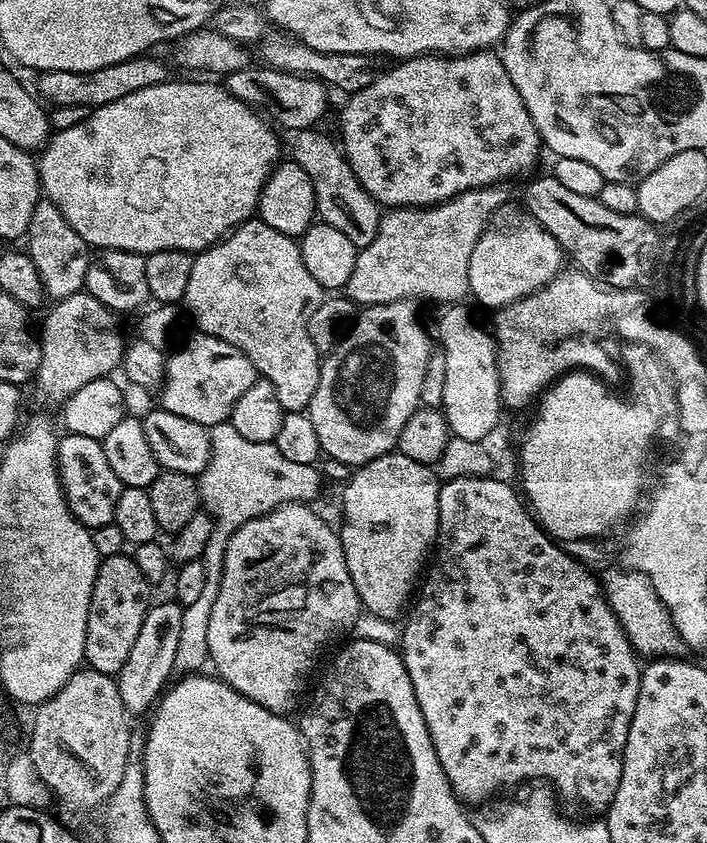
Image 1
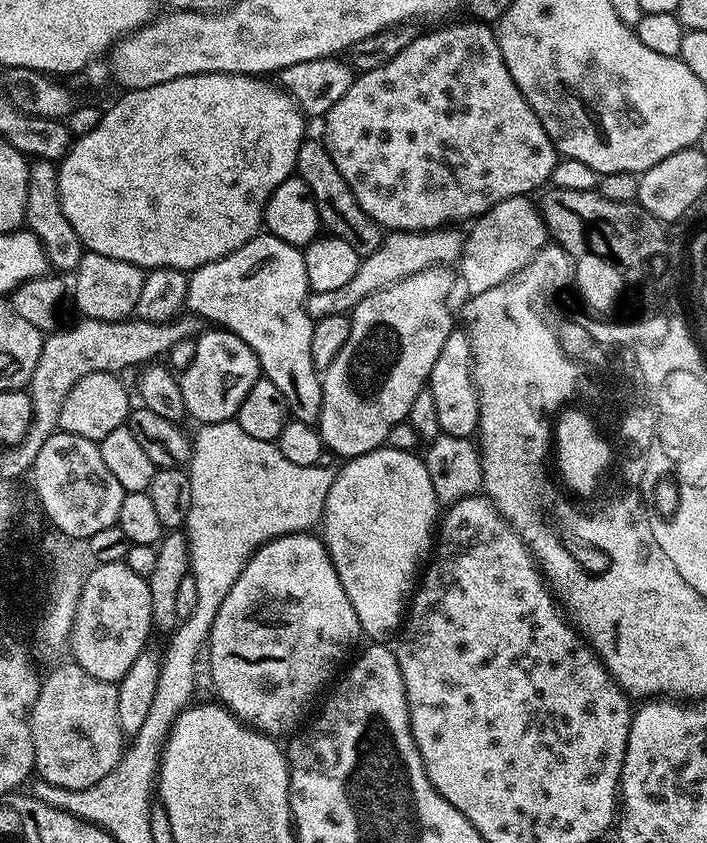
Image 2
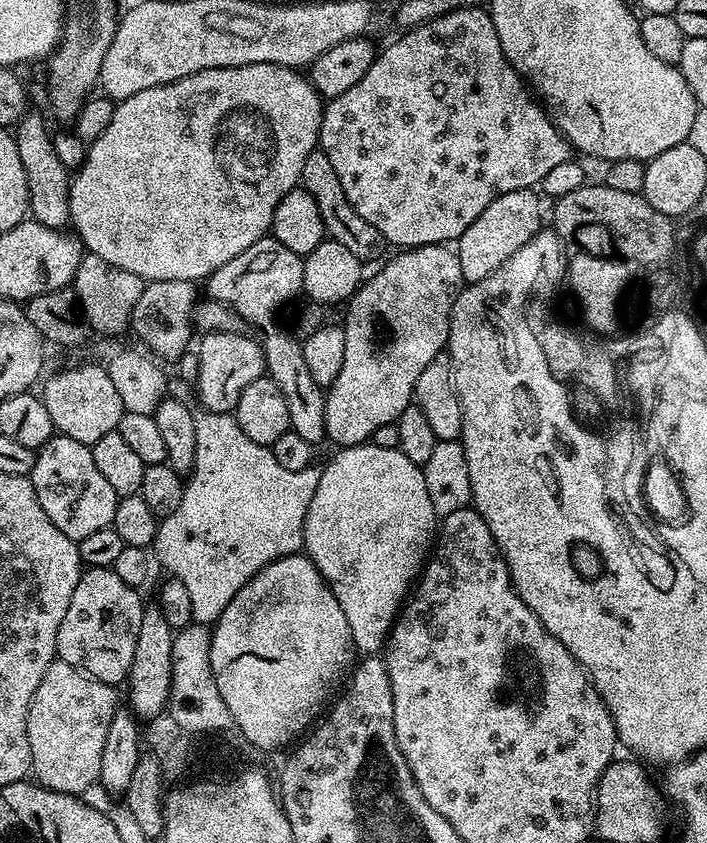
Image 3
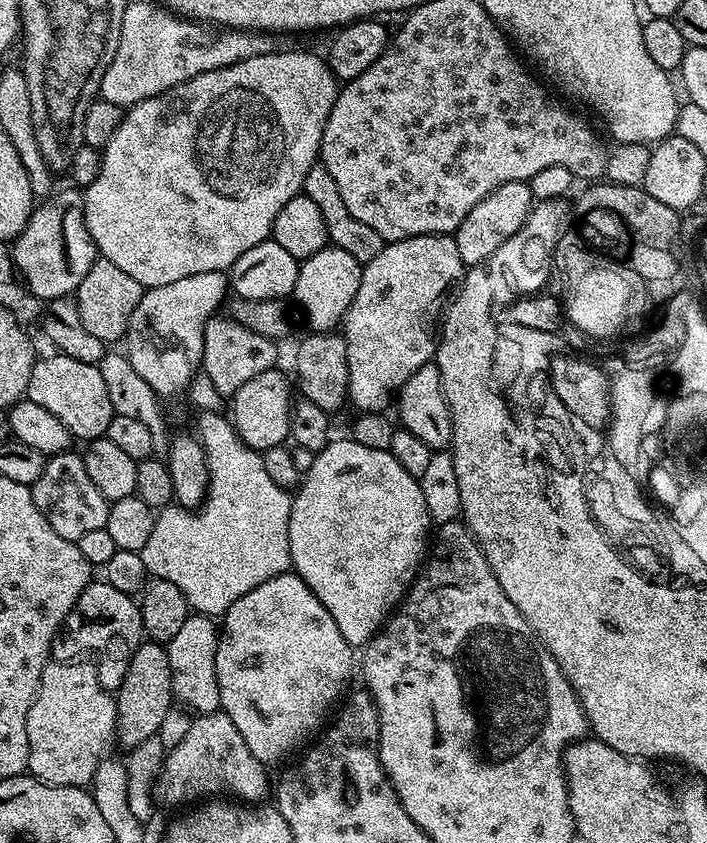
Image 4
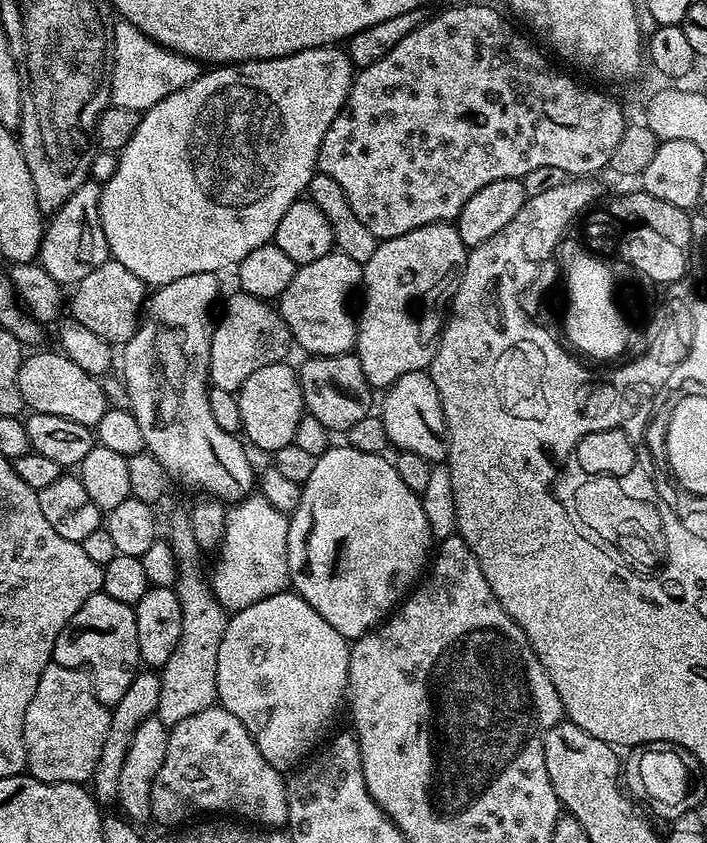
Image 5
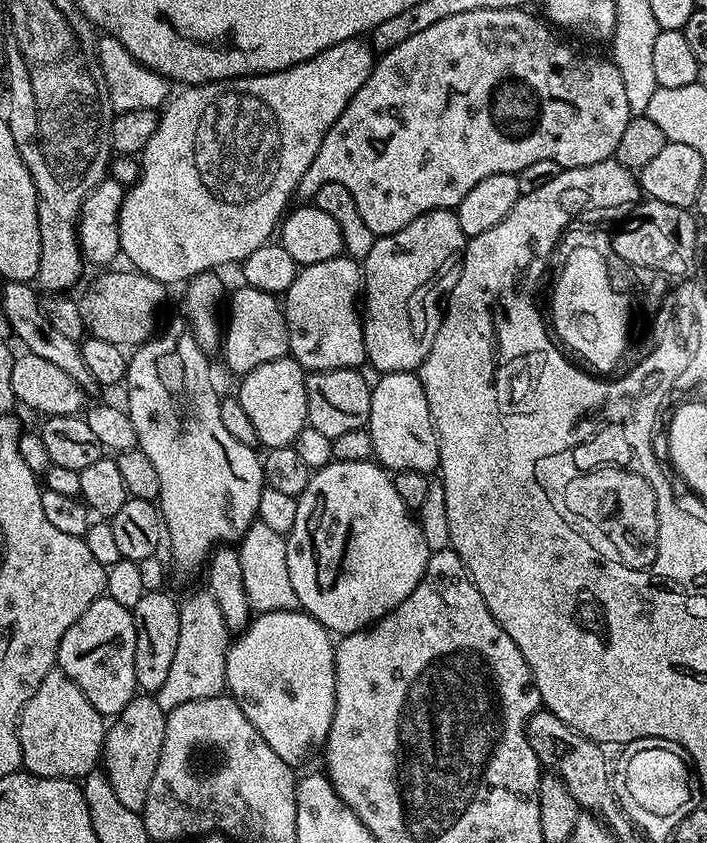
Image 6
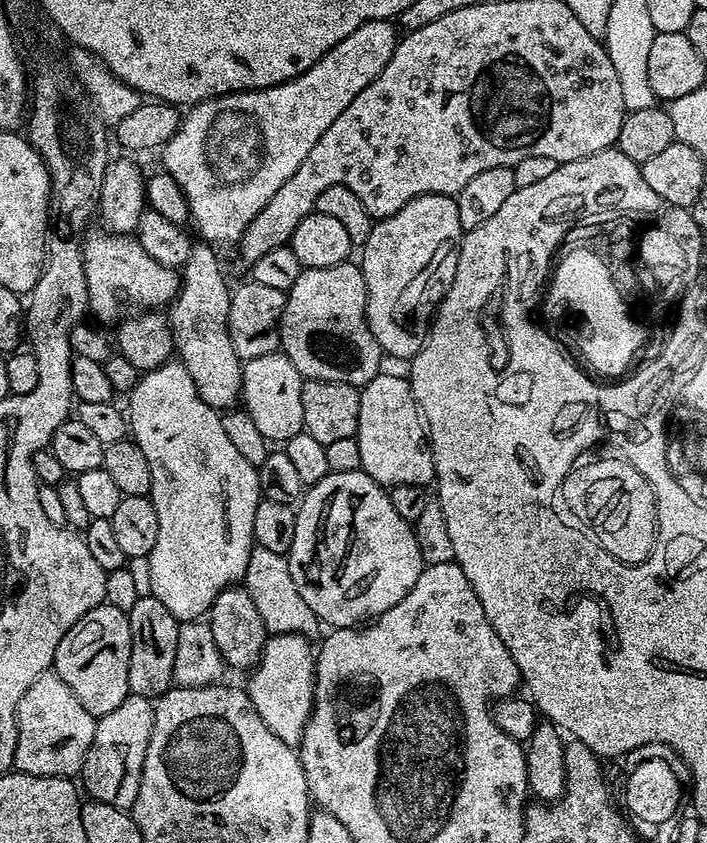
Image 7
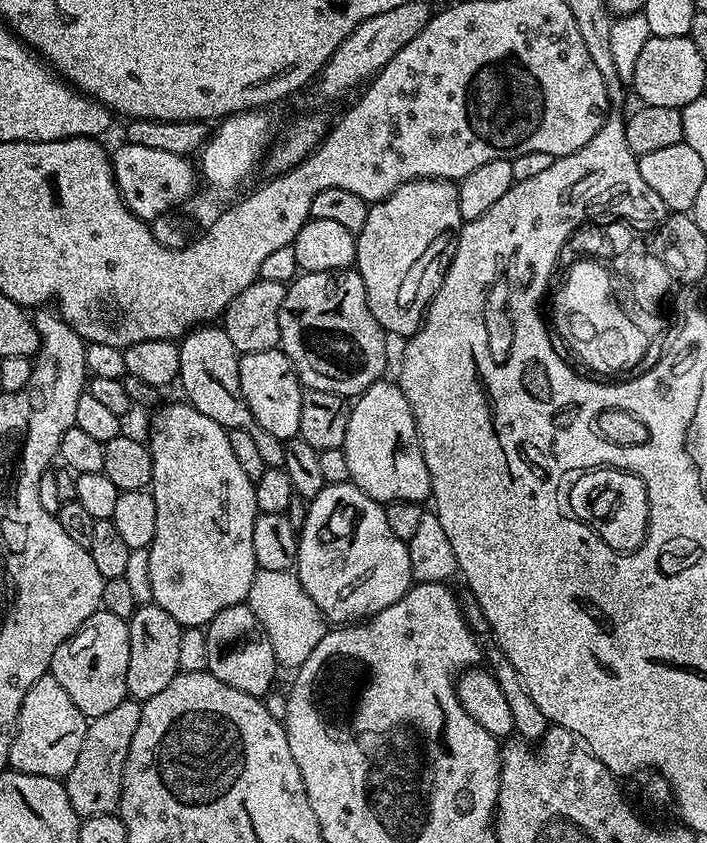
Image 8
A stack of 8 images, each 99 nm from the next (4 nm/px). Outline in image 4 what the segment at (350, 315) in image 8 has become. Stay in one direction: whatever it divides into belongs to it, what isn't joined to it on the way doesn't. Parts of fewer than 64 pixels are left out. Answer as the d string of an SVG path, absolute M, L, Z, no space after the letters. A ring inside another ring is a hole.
M335 246L318 250L318 254L302 261L296 279L294 300L298 308L300 303L300 308L308 319L307 327L311 331L330 332L341 327L350 302L354 302L354 294L358 294L363 273L362 265L351 254L346 254L346 250Z

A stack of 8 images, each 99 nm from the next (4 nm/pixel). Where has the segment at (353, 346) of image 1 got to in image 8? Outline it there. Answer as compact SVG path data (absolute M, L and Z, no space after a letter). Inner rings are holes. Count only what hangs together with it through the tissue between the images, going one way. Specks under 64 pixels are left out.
M411 180L369 207L366 226L355 233L354 268L366 286L370 314L374 314L389 337L407 338L420 328L421 309L412 308L420 292L420 283L436 256L442 255L444 247L453 243L461 227L458 187L450 180Z

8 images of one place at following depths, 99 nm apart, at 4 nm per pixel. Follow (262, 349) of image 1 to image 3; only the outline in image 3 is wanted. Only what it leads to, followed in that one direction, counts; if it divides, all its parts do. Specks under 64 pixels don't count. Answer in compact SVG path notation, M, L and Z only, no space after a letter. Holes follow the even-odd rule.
M265 238L254 242L254 246L242 250L238 258L230 258L226 266L218 266L214 274L210 274L206 281L207 295L213 300L222 302L238 314L242 314L253 325L264 328L265 336L262 336L264 350L264 367L267 375L282 390L286 398L286 410L288 411L288 427L291 432L306 438L314 446L319 445L326 436L326 392L314 378L310 378L310 369L306 367L306 358L302 358L302 343L291 331L276 332L272 325L272 319L276 311L287 300L295 301L298 293L304 287L304 261L294 250L286 250L282 242Z

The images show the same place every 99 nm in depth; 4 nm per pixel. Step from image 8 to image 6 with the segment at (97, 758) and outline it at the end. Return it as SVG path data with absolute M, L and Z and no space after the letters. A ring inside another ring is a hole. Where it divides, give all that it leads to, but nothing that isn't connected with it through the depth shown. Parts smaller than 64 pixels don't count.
M137 694L107 725L104 733L102 771L108 775L114 794L118 794L122 806L143 813L146 794L150 794L150 782L154 782L154 770L158 770L158 758L162 754L162 738L166 738L166 711L156 701L155 695Z

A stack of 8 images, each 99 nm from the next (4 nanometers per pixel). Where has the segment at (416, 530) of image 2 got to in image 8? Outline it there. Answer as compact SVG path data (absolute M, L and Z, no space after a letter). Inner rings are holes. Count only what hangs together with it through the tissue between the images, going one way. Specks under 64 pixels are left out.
M325 484L322 491L308 501L306 522L298 530L298 539L300 545L294 569L296 576L306 594L314 598L314 606L318 606L325 621L333 625L344 626L349 622L377 616L386 610L386 606L394 606L394 602L405 596L414 583L406 541L390 530L384 505L366 495L357 484Z

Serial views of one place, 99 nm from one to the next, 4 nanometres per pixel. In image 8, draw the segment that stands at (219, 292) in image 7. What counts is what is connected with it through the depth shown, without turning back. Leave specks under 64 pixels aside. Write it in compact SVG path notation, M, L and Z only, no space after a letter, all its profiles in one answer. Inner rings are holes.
M216 324L197 325L179 343L179 377L187 403L192 404L204 417L218 422L225 430L246 430L257 443L257 451L267 468L283 468L285 464L284 443L269 431L259 426L254 414L246 406L241 394L240 353L226 334L223 327Z

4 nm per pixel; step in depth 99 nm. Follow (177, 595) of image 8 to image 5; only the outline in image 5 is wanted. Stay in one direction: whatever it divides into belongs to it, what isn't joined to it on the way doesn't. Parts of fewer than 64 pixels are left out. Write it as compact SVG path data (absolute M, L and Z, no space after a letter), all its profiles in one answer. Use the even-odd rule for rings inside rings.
M215 272L186 274L186 278L174 278L174 282L159 285L153 291L156 293L147 297L136 333L122 346L124 388L128 391L127 407L134 418L138 418L138 426L142 429L144 447L162 462L169 481L176 483L177 480L188 488L201 488L204 491L201 493L221 502L239 502L253 491L254 468L252 472L252 464L244 453L245 445L214 422L208 401L208 363L214 327L212 303L220 292L220 279Z

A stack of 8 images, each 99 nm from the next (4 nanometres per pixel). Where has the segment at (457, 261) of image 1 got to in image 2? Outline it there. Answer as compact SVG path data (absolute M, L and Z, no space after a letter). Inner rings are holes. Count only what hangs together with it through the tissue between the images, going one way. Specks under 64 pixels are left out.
M449 226L446 228L435 228L432 232L393 232L389 231L383 237L374 250L374 254L363 257L358 266L358 274L346 282L346 286L338 290L322 290L321 292L309 291L304 312L314 322L322 318L330 318L330 314L351 313L362 298L370 298L378 290L382 290L410 276L428 269L439 269L441 266L452 266L459 261L464 252L463 231L459 232L459 227Z

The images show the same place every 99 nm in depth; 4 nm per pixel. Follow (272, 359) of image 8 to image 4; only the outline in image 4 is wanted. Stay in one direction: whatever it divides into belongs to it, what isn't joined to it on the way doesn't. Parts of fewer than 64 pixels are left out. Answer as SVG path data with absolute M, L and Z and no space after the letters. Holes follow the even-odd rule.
M273 366L262 370L262 374L250 378L250 382L245 382L230 397L230 419L232 425L236 428L236 433L240 435L240 441L247 448L253 448L255 452L261 454L274 446L284 444L290 436L294 388L290 380L290 385L288 385L287 378L278 369L279 367Z

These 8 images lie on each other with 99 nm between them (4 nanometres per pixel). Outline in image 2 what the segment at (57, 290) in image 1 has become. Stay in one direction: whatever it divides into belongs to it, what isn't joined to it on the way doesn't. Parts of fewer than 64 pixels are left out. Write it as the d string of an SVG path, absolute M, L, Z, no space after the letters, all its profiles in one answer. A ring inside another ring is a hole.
M33 159L28 165L24 224L27 231L34 233L38 242L42 242L48 263L57 273L75 273L86 249L78 234L74 234L74 226L70 226L70 218L62 214L62 202L58 194L58 168L53 161Z

